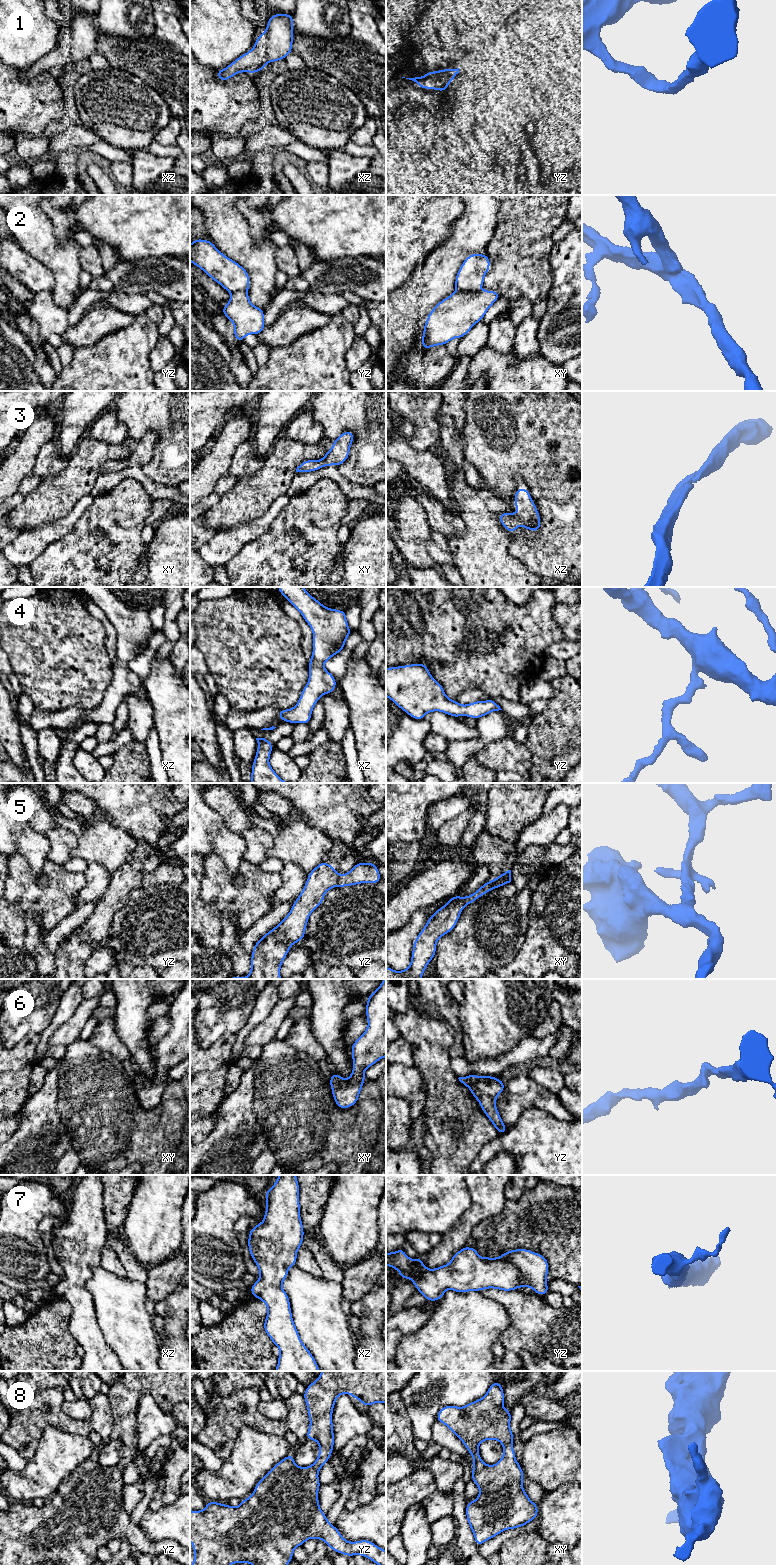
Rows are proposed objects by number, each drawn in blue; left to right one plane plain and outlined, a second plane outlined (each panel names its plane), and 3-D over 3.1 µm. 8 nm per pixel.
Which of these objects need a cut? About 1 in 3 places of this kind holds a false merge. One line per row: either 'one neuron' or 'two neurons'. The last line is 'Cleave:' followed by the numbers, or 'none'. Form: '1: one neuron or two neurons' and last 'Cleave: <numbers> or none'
1: one neuron
2: two neurons
3: one neuron
4: one neuron
5: two neurons
6: one neuron
7: one neuron
8: one neuron
Cleave: 2, 5

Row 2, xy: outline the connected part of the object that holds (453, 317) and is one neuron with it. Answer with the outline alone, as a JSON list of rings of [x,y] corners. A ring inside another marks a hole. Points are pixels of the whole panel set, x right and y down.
[[[456,290],[436,304],[428,314],[422,334],[422,347],[426,350],[446,345],[453,338],[463,338],[499,299],[498,291]]]

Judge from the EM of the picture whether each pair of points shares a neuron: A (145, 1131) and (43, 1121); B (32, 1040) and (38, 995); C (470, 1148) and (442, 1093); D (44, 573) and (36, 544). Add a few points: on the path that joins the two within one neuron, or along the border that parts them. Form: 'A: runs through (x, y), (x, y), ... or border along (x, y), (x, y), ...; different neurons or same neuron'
A: border along (57, 1100), (56, 1113), (62, 1126); different neurons
B: border along (39, 1033), (27, 1033), (13, 1046); different neurons
C: runs through (456, 1134), (455, 1122), (450, 1107); same neuron
D: border along (58, 541), (50, 544), (28, 566); different neurons

